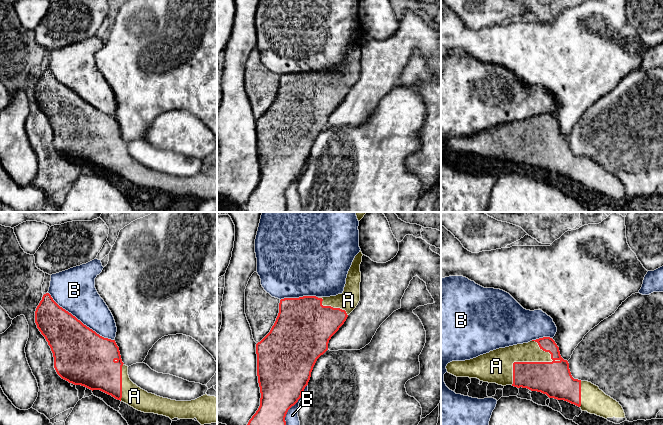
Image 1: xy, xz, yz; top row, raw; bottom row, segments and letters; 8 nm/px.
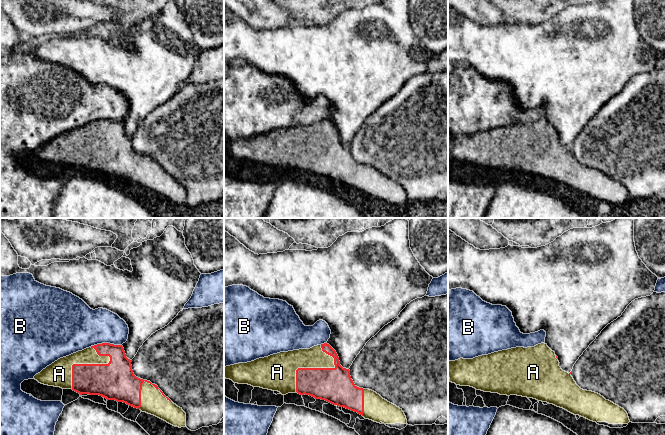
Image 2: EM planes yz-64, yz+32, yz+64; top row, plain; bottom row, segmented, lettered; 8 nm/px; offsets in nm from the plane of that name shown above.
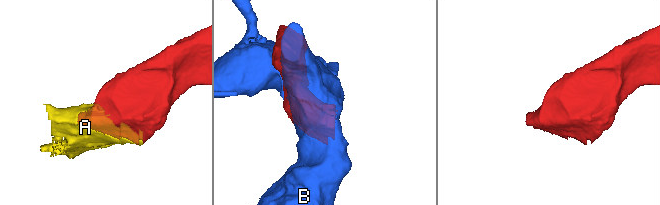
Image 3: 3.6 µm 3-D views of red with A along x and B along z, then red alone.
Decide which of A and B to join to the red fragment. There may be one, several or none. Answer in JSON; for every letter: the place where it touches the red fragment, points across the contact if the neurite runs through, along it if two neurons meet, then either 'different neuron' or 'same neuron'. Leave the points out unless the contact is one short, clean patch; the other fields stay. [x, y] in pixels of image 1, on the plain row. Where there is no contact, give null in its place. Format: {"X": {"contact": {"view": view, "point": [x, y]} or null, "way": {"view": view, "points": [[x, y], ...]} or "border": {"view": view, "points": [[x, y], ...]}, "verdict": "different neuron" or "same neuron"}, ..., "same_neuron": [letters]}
{"A": {"contact": {"view": "yz", "point": [526, 138]}, "verdict": "same neuron"}, "B": {"contact": {"view": "xy", "point": [79, 96]}, "verdict": "different neuron"}, "same_neuron": ["A"]}

